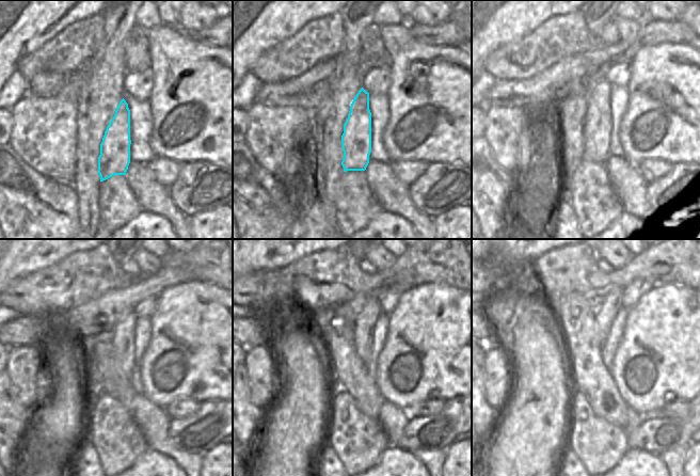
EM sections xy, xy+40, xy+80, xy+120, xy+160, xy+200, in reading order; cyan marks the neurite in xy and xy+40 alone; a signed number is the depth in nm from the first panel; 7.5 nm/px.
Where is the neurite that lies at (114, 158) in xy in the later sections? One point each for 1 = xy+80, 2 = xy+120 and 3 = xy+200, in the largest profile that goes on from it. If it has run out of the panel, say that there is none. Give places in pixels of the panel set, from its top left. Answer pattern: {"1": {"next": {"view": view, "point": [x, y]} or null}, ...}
{"1": {"next": {"view": "xy+80", "point": [598, 121]}}, "2": {"next": {"view": "xy+120", "point": [123, 343]}}, "3": {"next": {"view": "xy+200", "point": [605, 311]}}}

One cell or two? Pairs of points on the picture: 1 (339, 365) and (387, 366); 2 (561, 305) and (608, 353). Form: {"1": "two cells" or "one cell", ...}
{"1": "two cells", "2": "two cells"}

